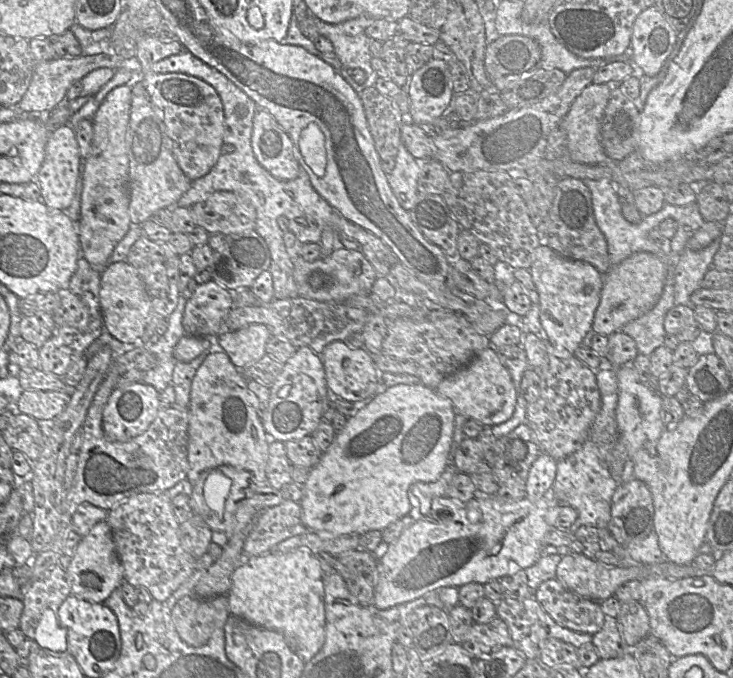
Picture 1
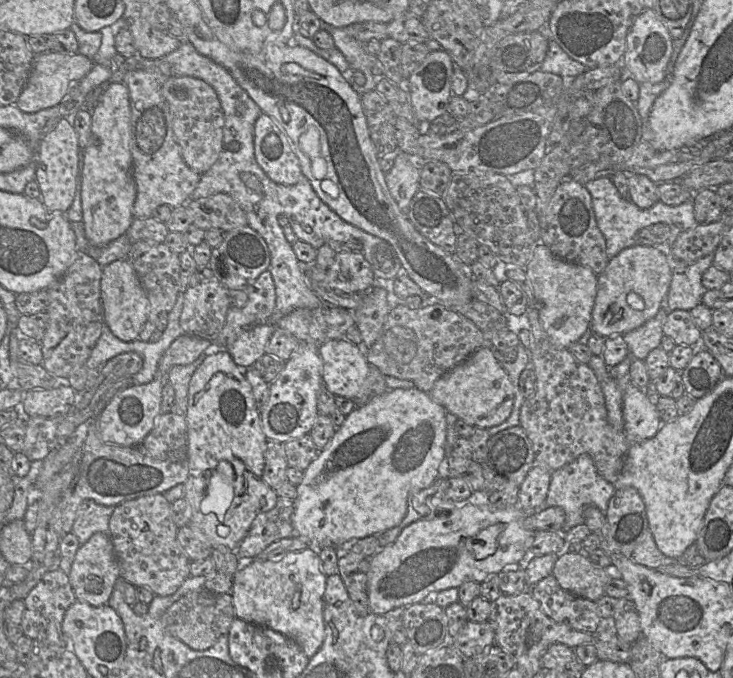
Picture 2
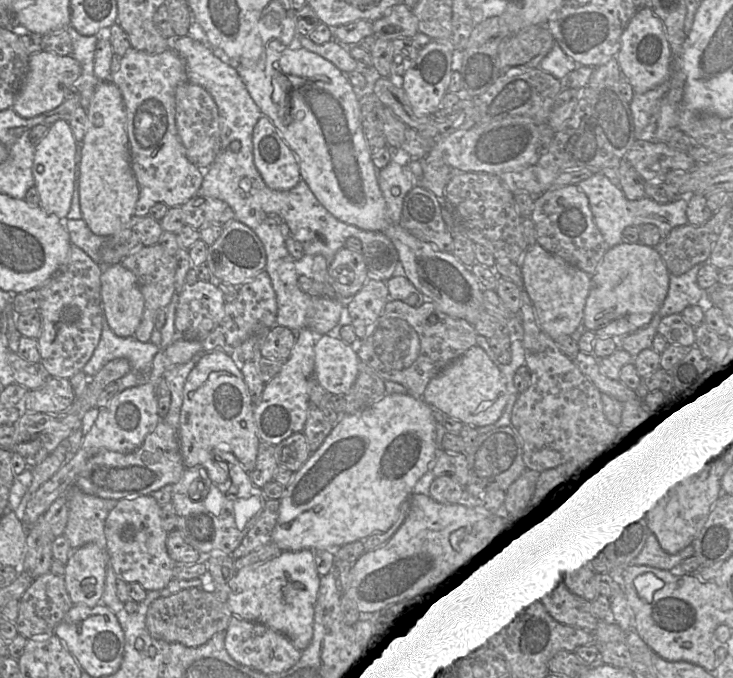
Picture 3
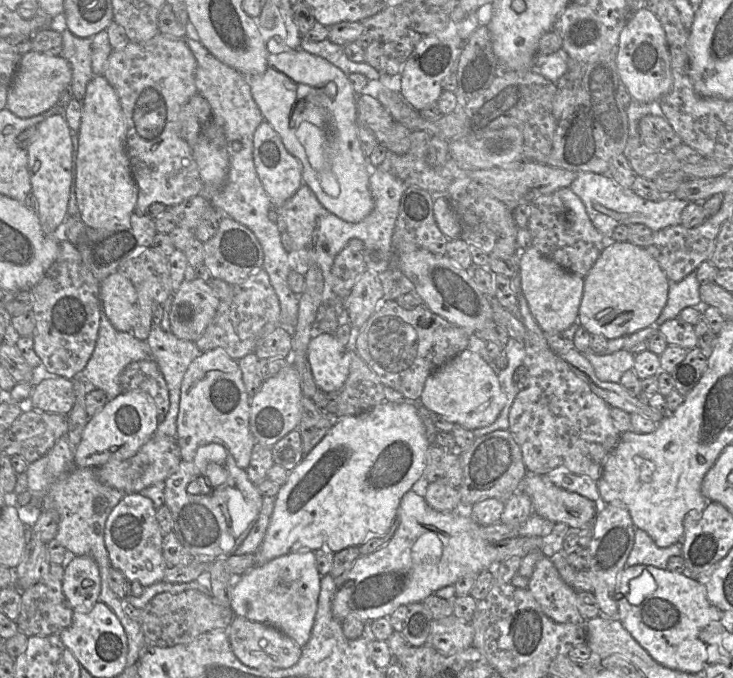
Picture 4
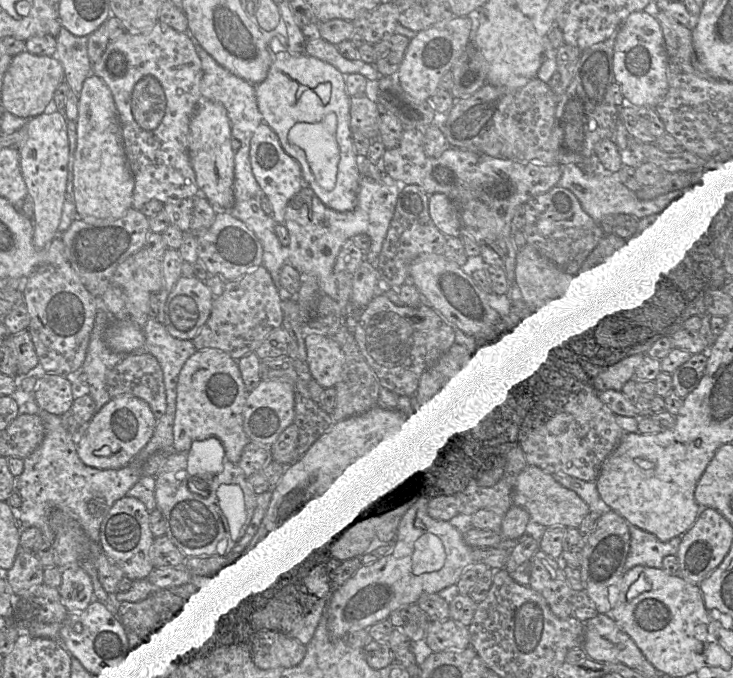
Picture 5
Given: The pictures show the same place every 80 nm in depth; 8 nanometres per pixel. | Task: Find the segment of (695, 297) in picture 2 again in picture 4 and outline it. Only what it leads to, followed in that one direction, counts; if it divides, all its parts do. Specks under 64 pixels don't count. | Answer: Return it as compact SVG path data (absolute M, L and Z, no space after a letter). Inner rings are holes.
M696 270L679 282L669 280L668 299L654 326L659 327L667 320L679 317L681 310L686 307L701 306L699 293L700 284L697 280Z

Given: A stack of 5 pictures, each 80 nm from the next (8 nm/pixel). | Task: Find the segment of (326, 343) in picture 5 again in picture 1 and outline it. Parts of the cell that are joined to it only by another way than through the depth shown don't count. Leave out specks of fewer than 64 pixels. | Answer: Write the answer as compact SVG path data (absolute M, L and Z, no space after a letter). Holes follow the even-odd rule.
M335 340L327 344L318 355L324 365L329 392L336 396L351 402L369 401L388 388L381 381L383 372L377 369L373 356L365 348L349 347L344 341Z

